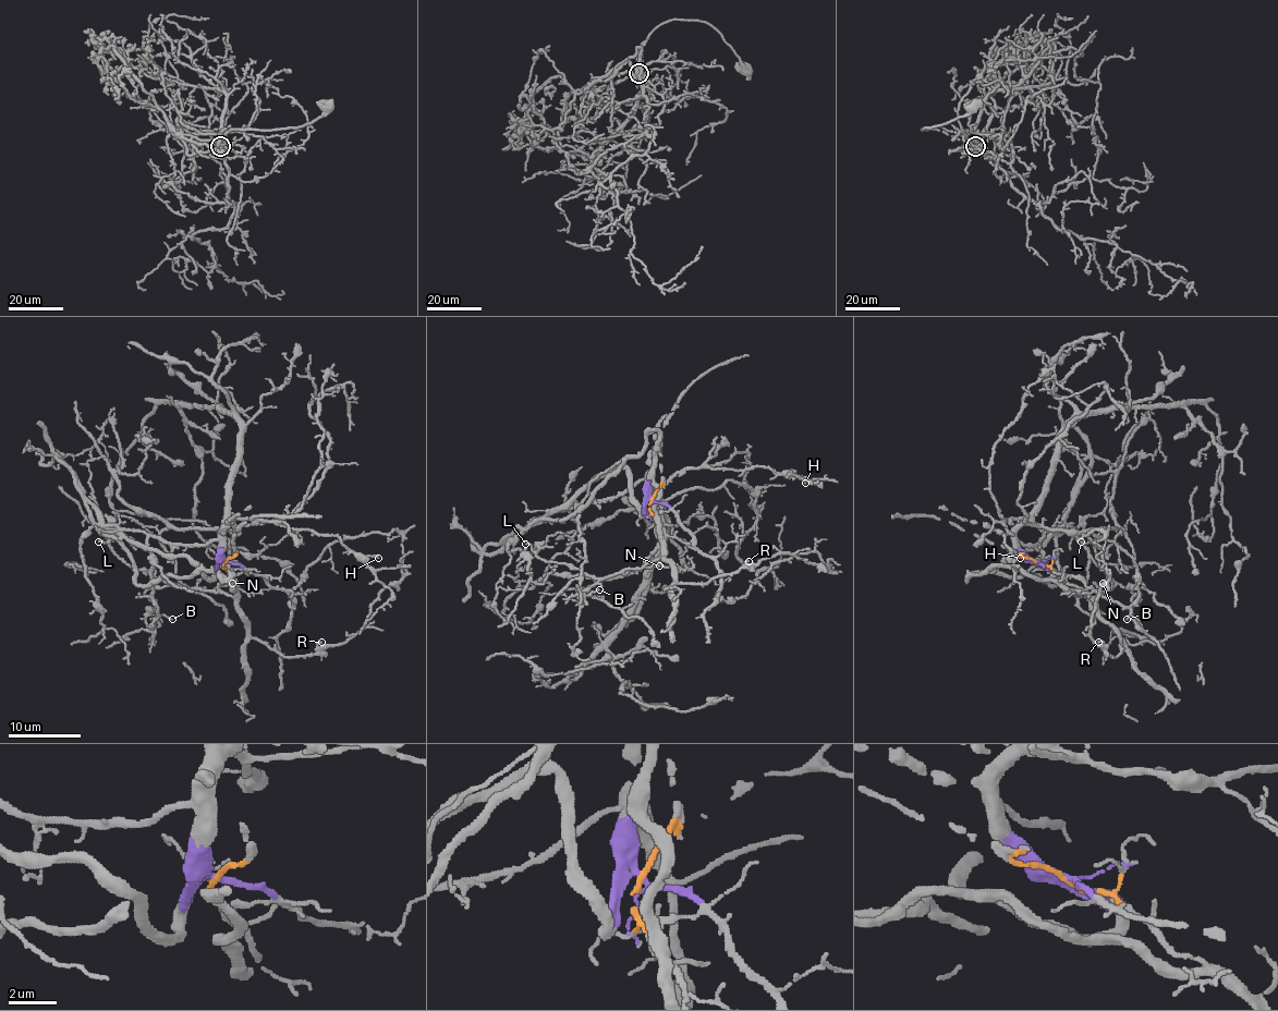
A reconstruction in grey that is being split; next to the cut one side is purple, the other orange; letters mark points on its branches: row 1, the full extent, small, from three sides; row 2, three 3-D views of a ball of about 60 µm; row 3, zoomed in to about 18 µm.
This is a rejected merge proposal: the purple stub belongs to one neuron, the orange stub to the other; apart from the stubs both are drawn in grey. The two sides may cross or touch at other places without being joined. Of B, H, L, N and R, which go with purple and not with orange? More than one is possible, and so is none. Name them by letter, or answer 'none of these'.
H

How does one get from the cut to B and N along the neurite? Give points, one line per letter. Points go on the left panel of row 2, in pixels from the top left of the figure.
B: (224, 561), (223, 567), (238, 584), (234, 597), (172, 584), (150, 586), (145, 595), (155, 609), (172, 619)
N: (224, 561), (223, 567), (238, 584), (238, 593), (232, 597), (214, 589), (232, 583)

